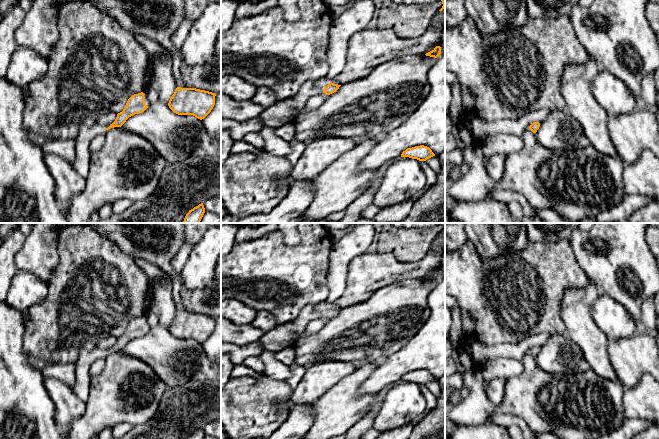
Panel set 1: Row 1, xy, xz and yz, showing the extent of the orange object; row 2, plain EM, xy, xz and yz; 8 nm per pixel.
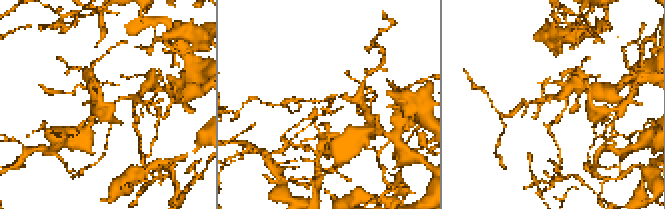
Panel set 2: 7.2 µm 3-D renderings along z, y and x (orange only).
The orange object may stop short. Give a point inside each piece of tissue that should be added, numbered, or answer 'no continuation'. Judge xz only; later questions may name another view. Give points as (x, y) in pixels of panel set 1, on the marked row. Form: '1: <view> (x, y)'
1: xz (276, 115)

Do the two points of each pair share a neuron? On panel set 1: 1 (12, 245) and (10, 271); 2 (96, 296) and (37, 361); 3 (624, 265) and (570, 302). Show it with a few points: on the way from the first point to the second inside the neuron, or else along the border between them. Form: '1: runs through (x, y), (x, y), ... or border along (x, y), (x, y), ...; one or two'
1: runs through (10, 251), (10, 265); one
2: runs through (80, 312), (47, 345); one
3: border along (590, 279), (597, 286); two

